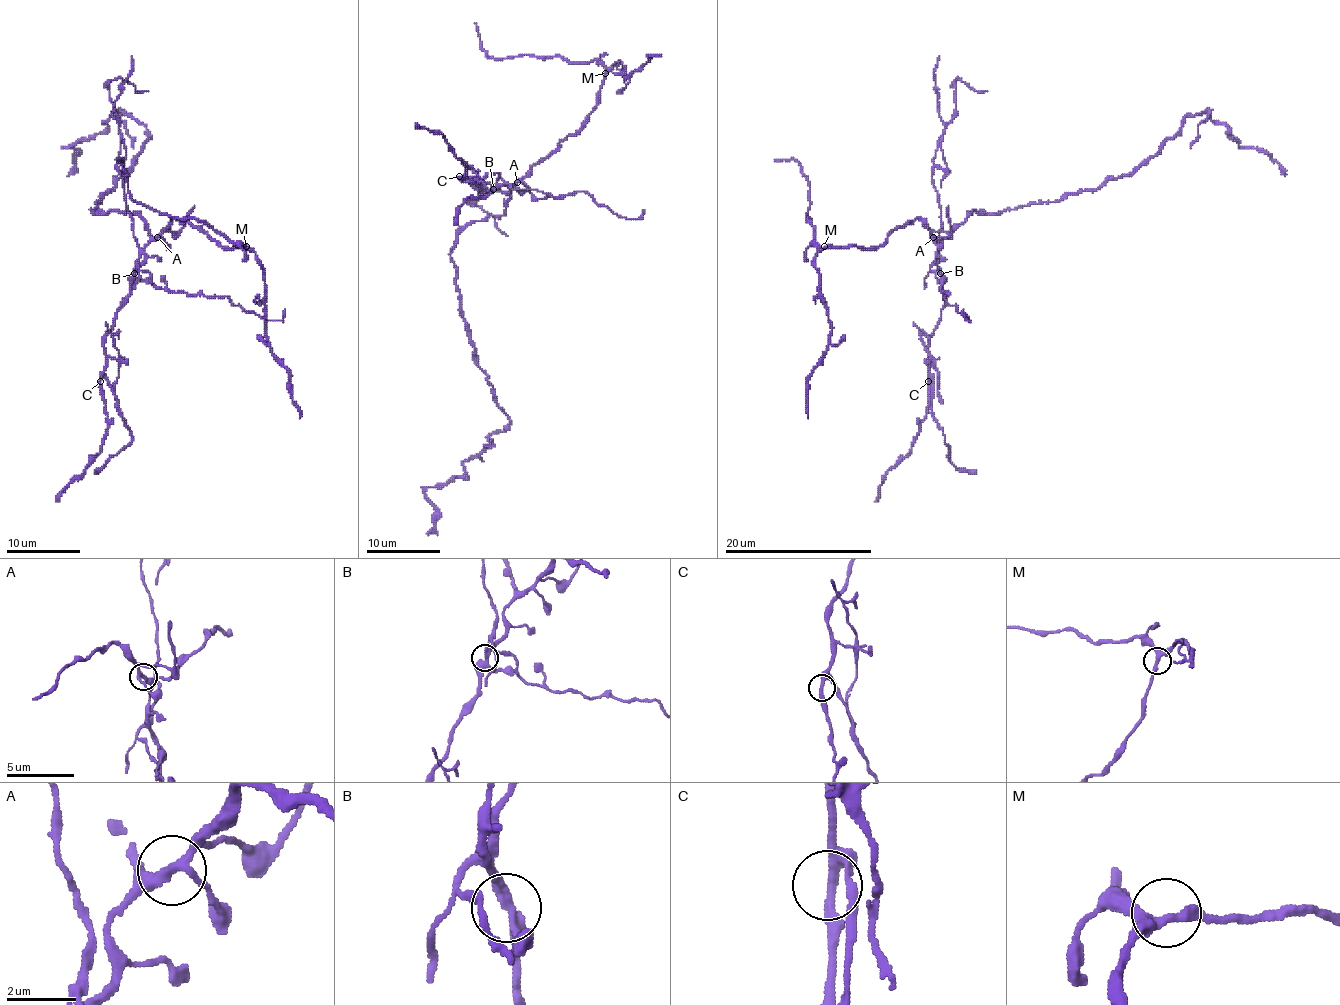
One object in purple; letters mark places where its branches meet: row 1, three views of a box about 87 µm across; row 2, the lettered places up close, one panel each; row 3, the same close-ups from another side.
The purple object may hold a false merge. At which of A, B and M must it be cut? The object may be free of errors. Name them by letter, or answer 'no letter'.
B

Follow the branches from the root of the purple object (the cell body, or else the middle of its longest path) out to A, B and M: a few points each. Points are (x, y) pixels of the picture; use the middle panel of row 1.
A: (469, 224), (485, 221), (491, 215), (502, 215), (511, 187), (517, 182)
B: (469, 224), (504, 213), (509, 189), (506, 186), (493, 189)
M: (469, 224), (504, 213), (511, 187), (581, 126), (596, 104), (596, 95), (605, 73)

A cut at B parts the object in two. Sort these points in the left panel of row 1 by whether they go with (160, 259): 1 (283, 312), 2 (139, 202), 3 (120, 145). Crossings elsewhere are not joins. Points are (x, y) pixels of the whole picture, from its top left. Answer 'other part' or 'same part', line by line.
1: other part
2: same part
3: other part

